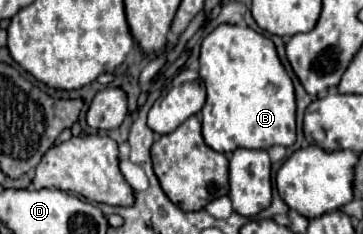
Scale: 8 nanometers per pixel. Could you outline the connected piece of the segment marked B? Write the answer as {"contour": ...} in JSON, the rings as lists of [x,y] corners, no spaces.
{"contour":[[[227,23],[215,27],[201,43],[199,75],[207,89],[207,101],[201,109],[203,139],[211,149],[229,155],[239,147],[269,149],[273,145],[289,147],[295,143],[295,89],[269,37],[253,31],[251,27]]]}

